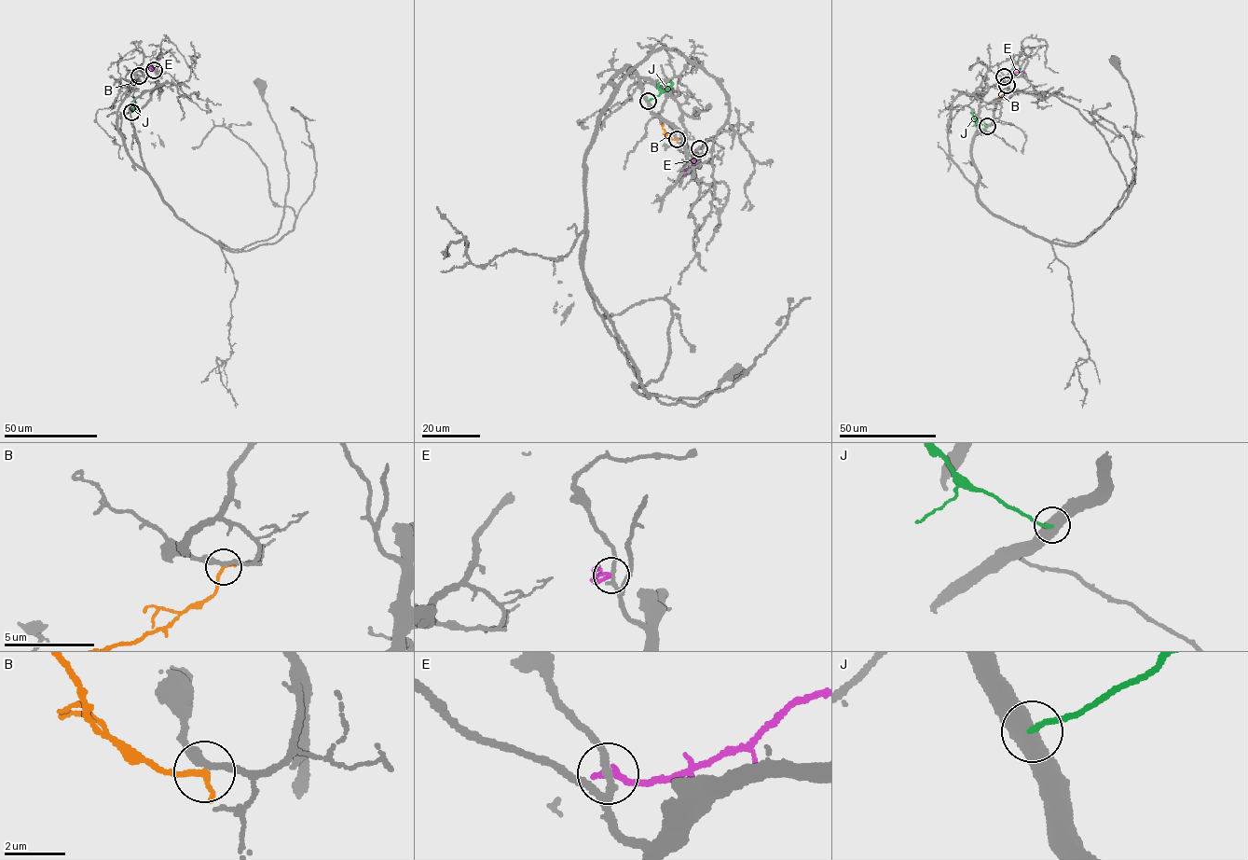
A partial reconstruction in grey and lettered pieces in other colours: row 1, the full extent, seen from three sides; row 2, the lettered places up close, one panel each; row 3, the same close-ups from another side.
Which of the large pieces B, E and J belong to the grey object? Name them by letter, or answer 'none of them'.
none of them

